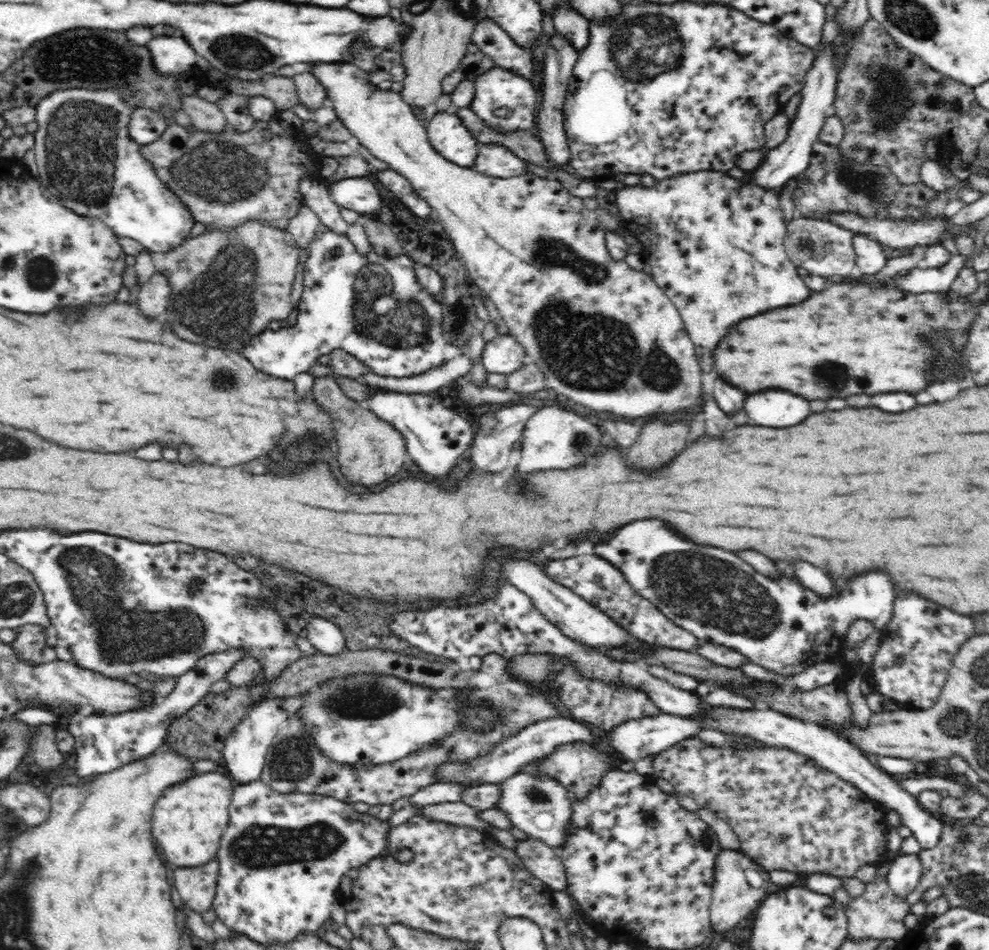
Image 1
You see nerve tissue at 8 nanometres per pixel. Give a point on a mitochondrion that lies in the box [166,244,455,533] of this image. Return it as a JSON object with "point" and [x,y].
{"point":[379,306]}

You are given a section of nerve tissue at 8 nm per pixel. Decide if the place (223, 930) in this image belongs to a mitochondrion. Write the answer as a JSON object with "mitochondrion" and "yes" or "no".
{"mitochondrion":"no"}

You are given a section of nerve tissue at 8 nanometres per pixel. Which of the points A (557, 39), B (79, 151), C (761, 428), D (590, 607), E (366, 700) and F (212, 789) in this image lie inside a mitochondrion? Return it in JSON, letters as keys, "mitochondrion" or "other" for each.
{"A":"other","B":"mitochondrion","C":"other","D":"other","E":"mitochondrion","F":"other"}

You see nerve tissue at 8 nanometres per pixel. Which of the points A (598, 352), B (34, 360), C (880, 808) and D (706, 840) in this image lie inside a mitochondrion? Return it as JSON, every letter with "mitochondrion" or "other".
{"A":"mitochondrion","B":"other","C":"other","D":"other"}

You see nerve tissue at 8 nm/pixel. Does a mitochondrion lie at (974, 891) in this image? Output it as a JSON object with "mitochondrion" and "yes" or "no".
{"mitochondrion":"yes"}

